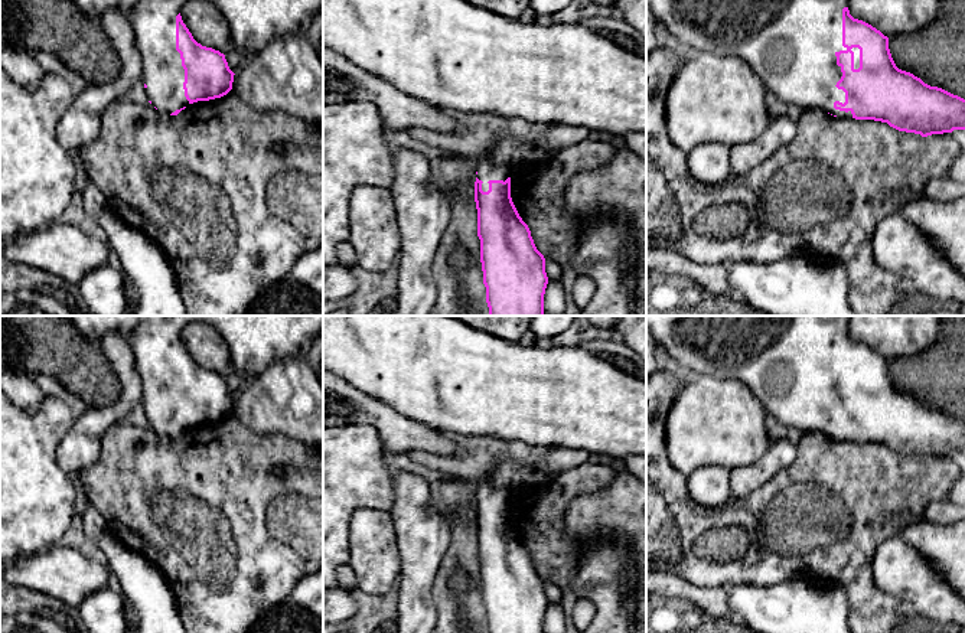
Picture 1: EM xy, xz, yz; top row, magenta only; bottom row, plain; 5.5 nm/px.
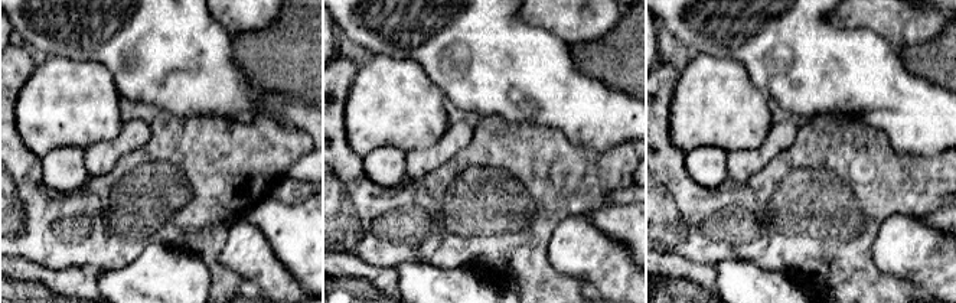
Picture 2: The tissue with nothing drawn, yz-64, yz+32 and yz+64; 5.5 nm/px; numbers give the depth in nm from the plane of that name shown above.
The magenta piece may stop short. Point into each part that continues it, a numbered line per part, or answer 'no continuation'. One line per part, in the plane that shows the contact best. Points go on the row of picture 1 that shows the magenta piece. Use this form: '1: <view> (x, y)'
1: yz (791, 45)

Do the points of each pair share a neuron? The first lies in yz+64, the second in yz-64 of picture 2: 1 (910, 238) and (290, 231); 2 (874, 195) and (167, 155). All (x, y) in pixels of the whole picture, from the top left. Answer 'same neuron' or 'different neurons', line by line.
1: different neurons
2: same neuron

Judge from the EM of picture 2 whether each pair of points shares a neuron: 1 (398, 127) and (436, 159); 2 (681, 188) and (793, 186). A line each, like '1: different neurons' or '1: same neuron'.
1: different neurons
2: same neuron

